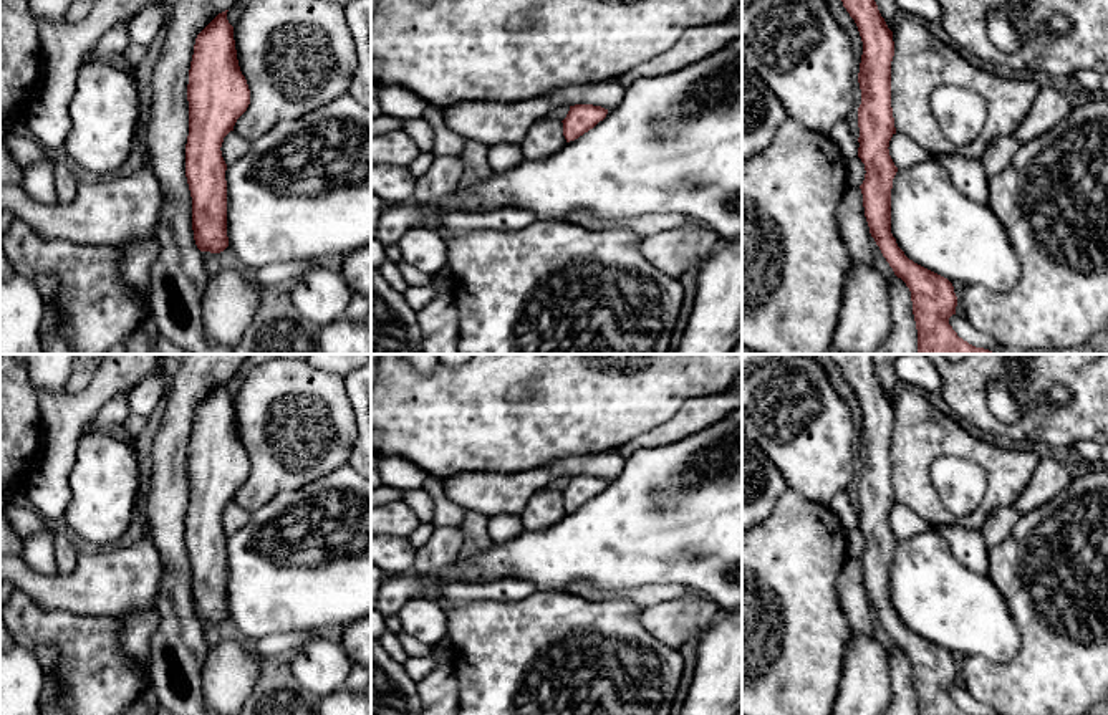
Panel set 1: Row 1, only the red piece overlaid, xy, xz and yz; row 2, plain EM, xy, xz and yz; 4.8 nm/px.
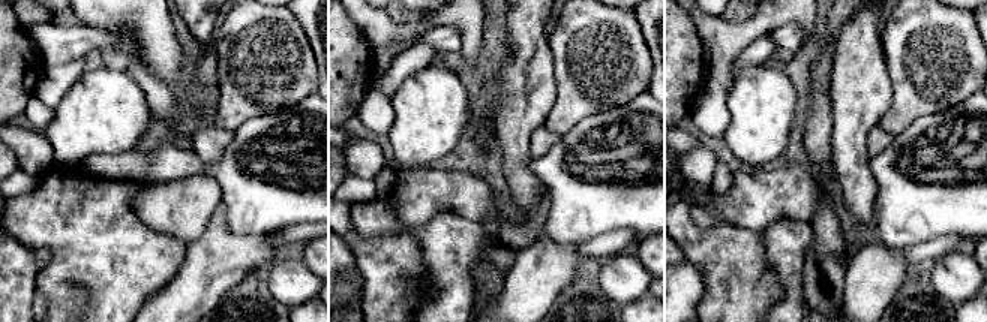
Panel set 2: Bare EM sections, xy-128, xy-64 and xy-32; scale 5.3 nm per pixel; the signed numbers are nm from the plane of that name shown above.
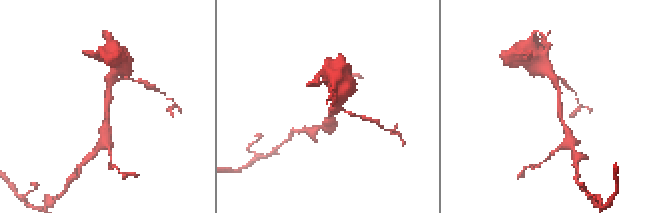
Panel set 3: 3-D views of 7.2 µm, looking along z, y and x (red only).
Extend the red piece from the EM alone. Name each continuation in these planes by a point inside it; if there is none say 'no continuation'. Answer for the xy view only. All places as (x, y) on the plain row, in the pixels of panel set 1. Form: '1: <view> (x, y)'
no continuation

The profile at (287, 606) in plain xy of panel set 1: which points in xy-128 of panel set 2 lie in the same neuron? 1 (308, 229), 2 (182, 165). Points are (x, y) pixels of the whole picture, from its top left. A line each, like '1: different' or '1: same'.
1: different
2: same

